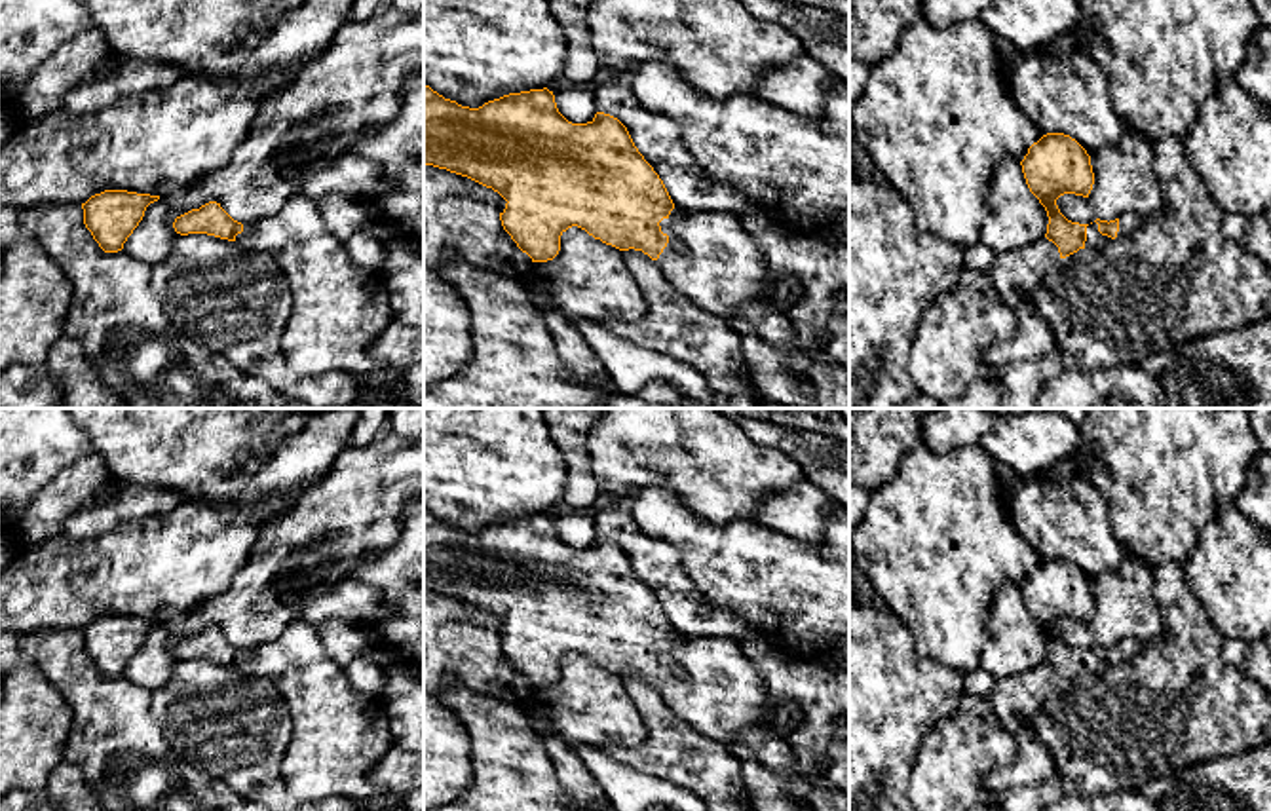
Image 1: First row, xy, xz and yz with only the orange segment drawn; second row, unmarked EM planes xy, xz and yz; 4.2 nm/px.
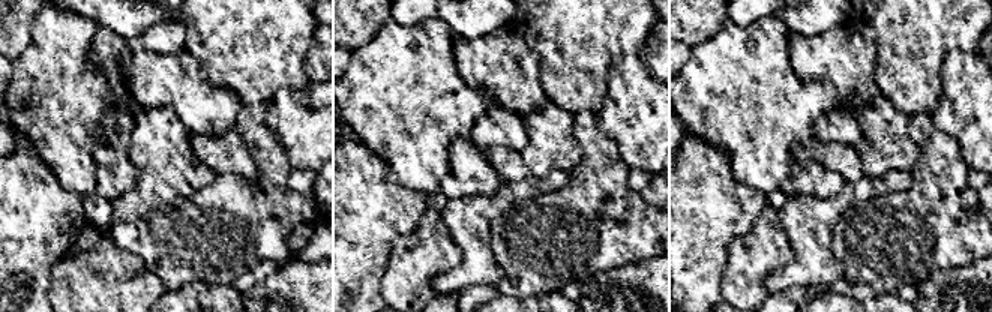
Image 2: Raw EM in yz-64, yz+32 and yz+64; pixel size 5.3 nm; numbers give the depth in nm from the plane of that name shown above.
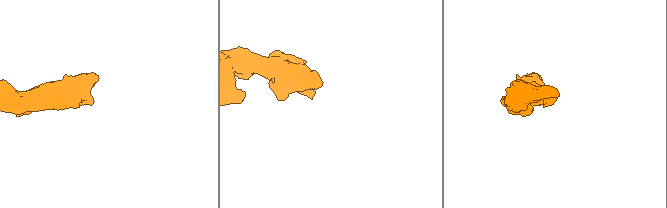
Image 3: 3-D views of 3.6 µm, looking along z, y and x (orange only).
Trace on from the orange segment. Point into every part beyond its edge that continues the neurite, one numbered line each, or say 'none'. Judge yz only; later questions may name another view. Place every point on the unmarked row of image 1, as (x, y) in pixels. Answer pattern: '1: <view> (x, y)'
1: yz (1095, 665)

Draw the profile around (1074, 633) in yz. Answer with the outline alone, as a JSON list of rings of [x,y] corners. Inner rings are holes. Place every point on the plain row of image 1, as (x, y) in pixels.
[[[1064,619],[1056,625],[1056,631],[1072,648],[1091,650],[1098,644],[1094,632],[1089,629],[1089,623],[1083,621]]]

